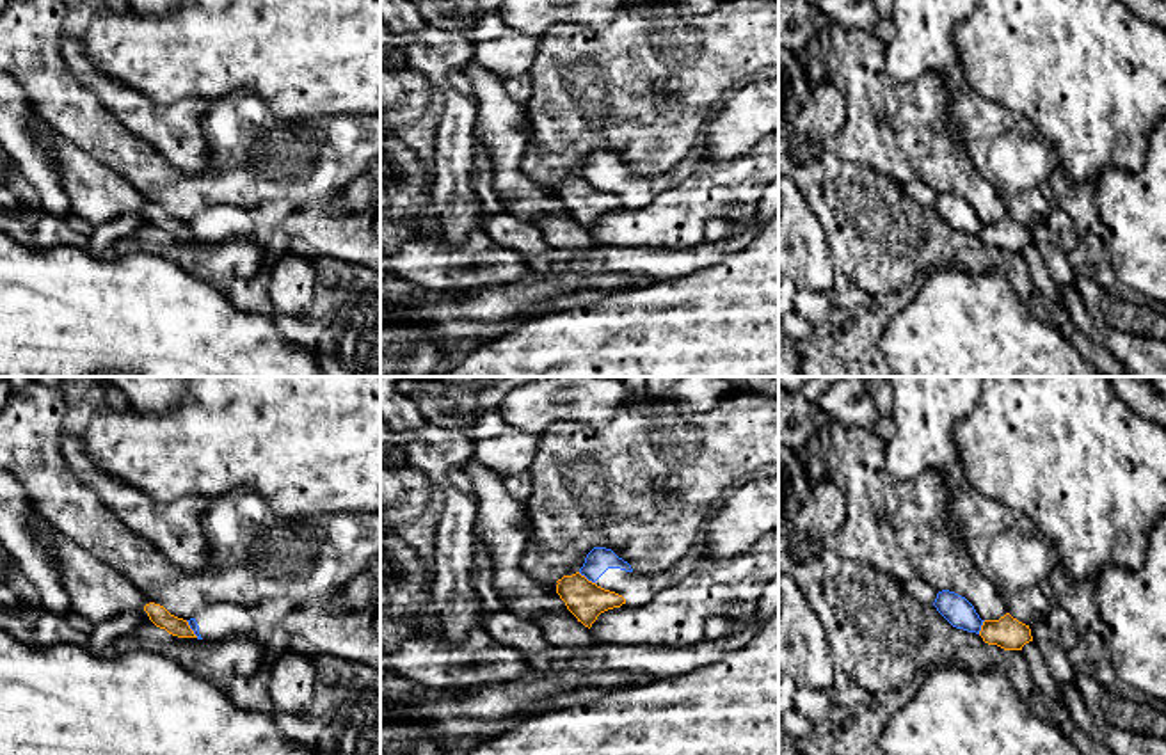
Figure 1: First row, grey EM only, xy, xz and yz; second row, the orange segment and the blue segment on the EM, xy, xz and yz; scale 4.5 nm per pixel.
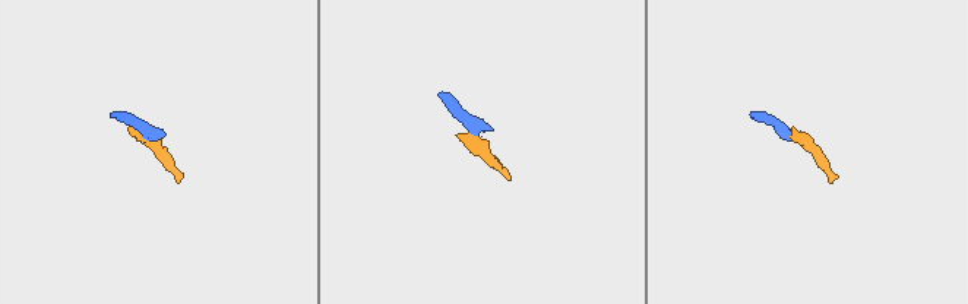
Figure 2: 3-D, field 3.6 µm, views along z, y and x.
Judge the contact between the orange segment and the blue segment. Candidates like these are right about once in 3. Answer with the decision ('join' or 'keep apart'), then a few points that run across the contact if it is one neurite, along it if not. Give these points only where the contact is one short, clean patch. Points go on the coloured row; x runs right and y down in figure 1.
keep apart | xz (578, 572), (594, 583)

